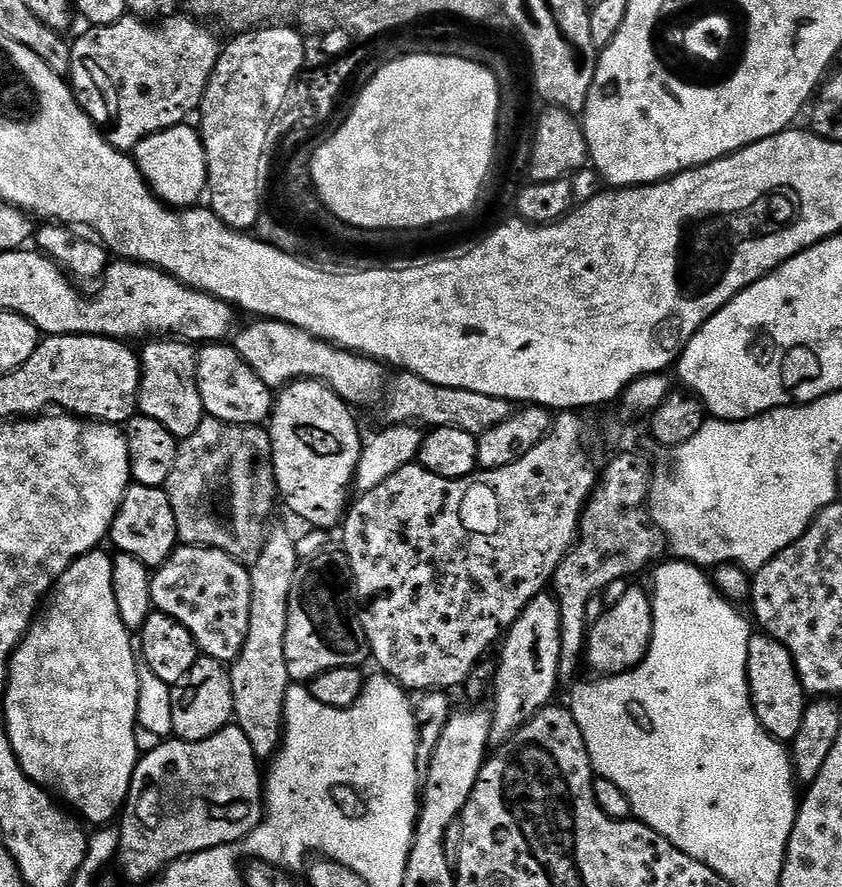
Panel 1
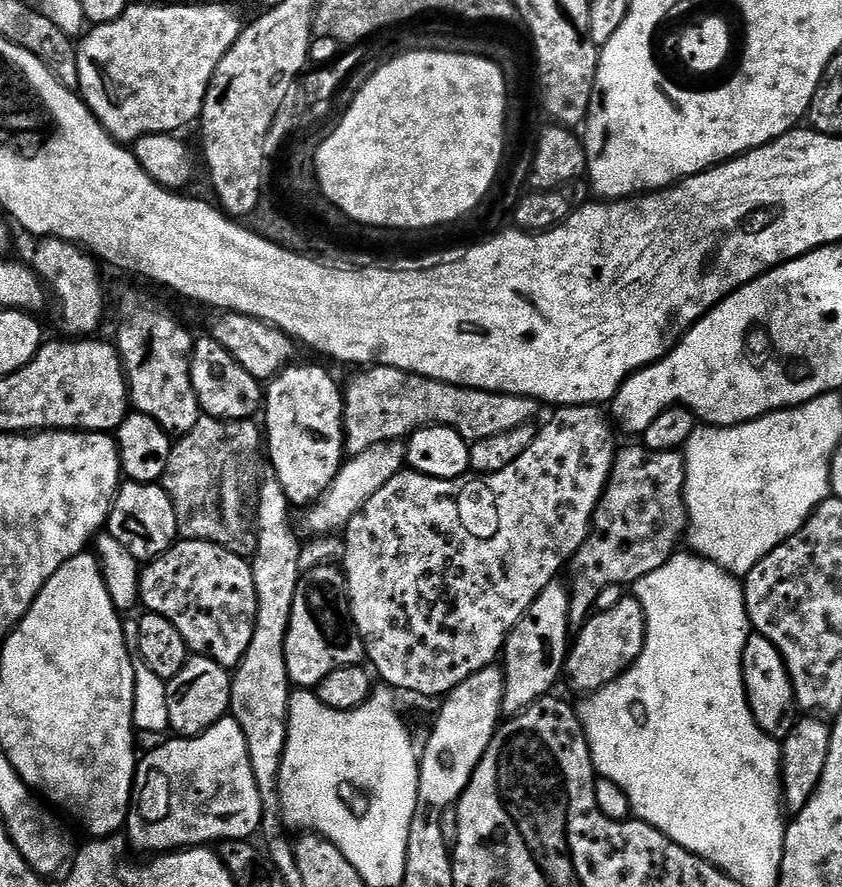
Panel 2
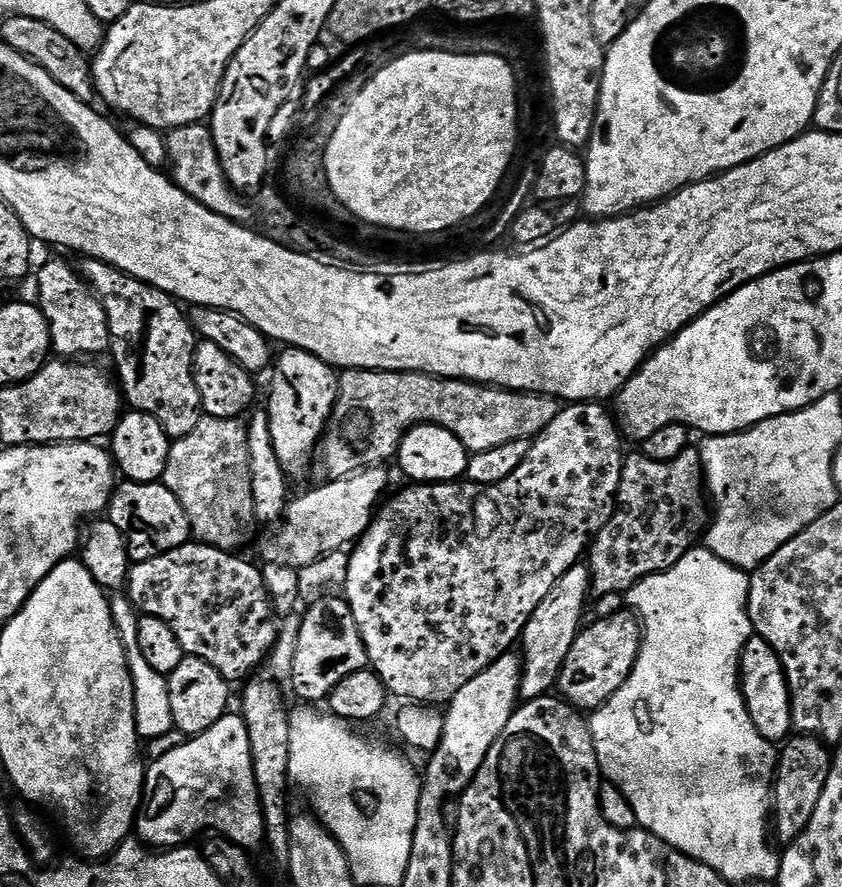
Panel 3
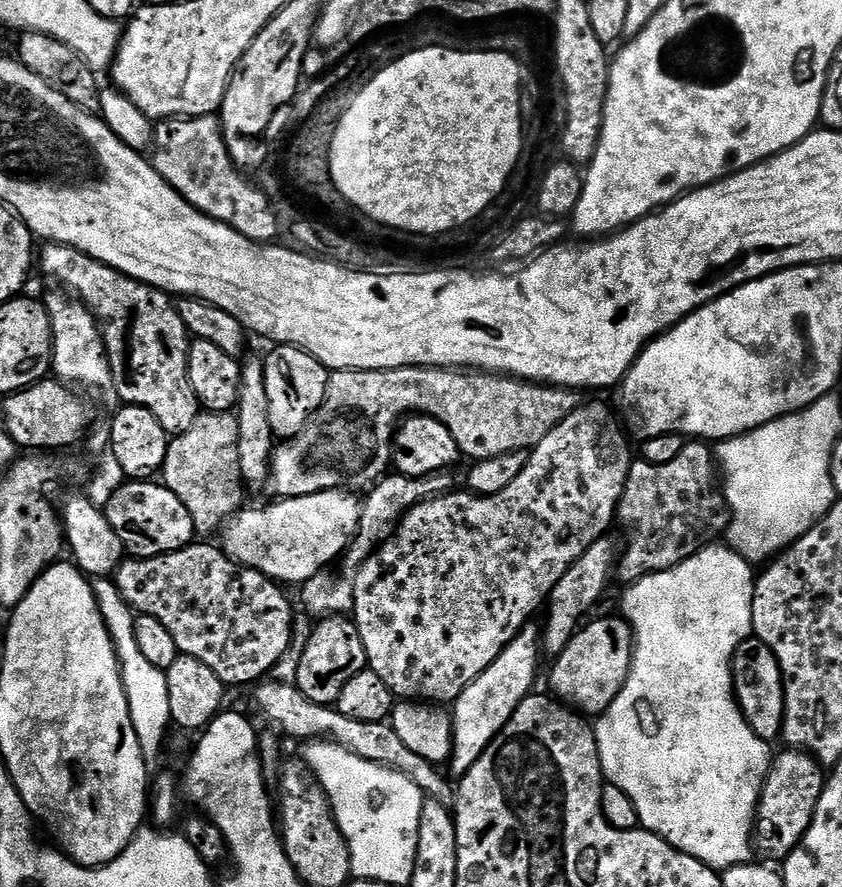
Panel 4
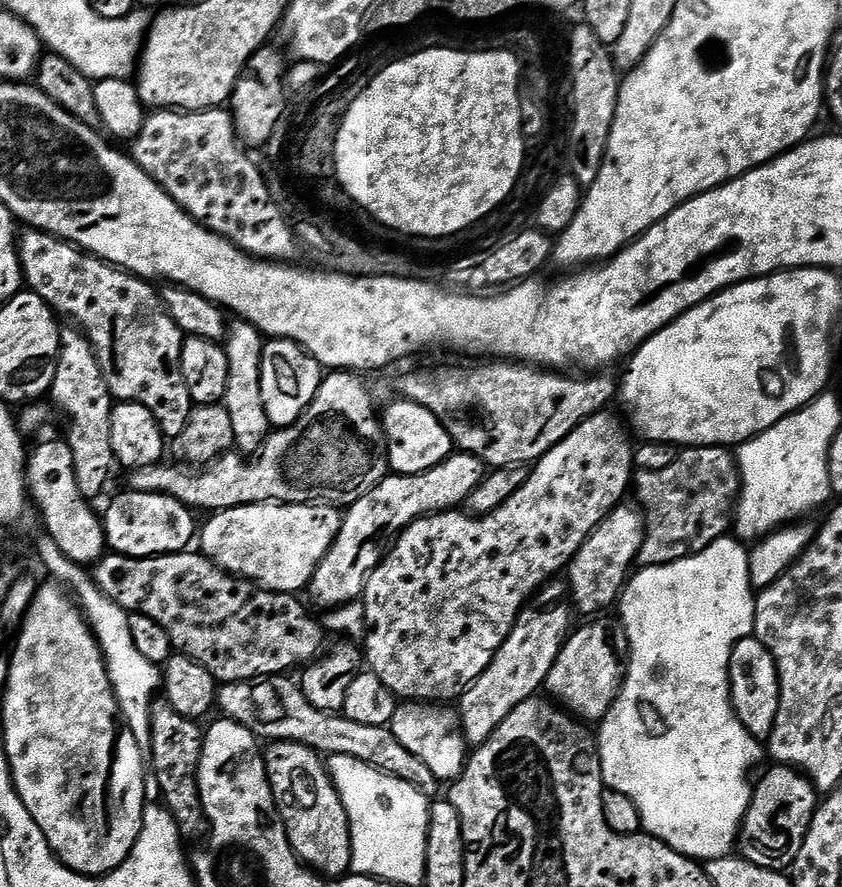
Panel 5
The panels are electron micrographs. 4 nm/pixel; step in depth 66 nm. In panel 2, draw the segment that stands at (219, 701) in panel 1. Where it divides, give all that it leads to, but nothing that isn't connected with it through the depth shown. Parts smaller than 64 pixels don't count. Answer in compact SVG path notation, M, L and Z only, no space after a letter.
M193 655L178 670L178 674L167 681L166 710L168 711L168 727L177 737L187 738L200 736L210 726L225 719L230 712L230 694L232 678L229 669L223 668L208 656Z

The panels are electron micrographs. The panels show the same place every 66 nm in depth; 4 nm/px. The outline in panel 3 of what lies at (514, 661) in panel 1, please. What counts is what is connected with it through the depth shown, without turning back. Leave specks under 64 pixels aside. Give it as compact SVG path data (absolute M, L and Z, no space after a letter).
M587 563L575 564L562 574L562 578L558 578L558 582L554 582L550 594L538 602L538 610L530 614L530 622L526 622L522 637L521 701L547 696L557 687L566 654L570 654L570 646L574 646L576 636L585 623L584 603L587 600L589 603L591 590L592 575L588 572Z

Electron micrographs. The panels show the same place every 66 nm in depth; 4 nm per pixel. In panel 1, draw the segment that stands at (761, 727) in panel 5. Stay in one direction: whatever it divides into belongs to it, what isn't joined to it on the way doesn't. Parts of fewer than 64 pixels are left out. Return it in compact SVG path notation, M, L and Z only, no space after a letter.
M756 634L748 644L748 689L752 691L752 704L756 708L758 722L762 722L762 726L775 740L791 742L798 734L798 726L802 726L806 693L786 646L782 646L773 636Z

